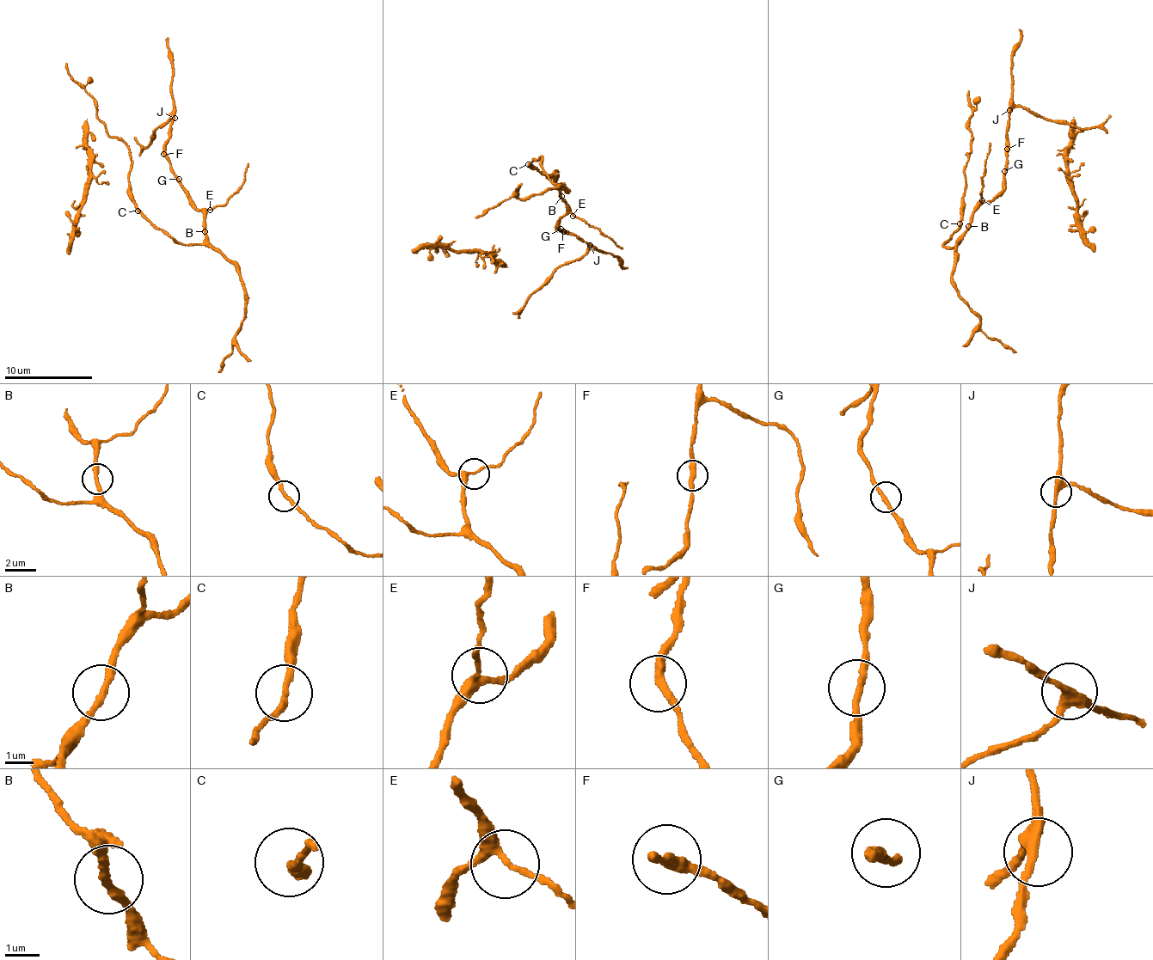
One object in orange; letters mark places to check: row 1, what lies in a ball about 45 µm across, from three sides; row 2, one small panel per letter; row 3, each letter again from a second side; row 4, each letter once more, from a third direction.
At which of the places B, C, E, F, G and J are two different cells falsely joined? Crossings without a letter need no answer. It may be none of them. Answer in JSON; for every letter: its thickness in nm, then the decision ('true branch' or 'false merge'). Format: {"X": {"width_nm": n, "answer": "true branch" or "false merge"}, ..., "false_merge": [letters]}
{"B": {"width_nm": 240, "answer": "true branch"}, "C": {"width_nm": 200, "answer": "true branch"}, "E": {"width_nm": 240, "answer": "true branch"}, "F": {"width_nm": 300, "answer": "true branch"}, "G": {"width_nm": 200, "answer": "true branch"}, "J": {"width_nm": 260, "answer": "true branch"}, "false_merge": []}

